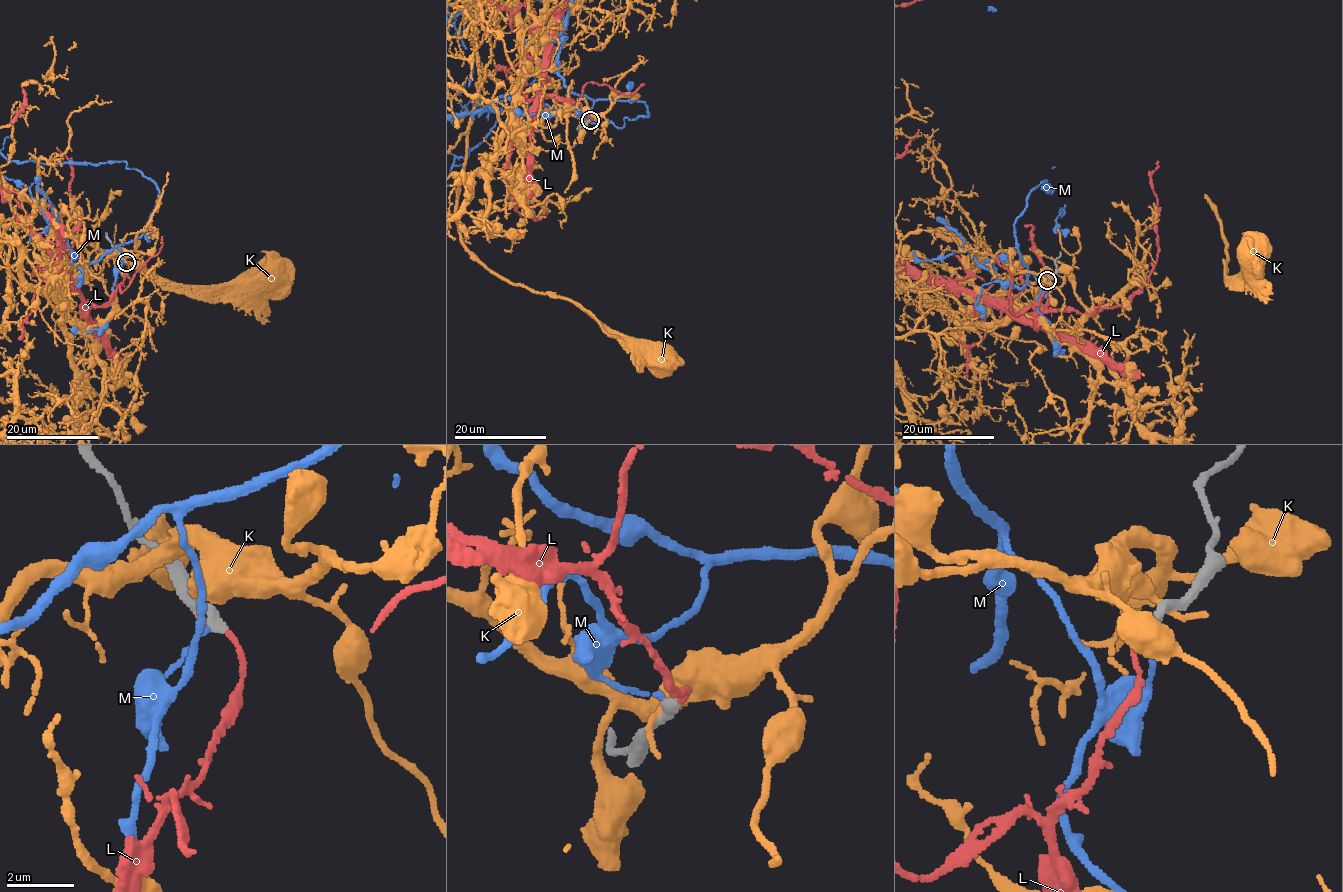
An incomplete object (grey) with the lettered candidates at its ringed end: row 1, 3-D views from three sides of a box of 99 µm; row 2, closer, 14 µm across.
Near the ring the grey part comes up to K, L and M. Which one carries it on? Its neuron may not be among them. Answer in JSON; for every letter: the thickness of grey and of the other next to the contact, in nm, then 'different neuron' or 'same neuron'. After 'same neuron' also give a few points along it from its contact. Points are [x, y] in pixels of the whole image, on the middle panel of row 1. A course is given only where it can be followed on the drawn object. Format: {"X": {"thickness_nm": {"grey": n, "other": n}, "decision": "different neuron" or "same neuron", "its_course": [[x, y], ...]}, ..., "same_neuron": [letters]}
{"K": {"thickness_nm": {"grey": 400, "other": 240}, "decision": "different neuron"}, "L": {"thickness_nm": {"grey": 300, "other": 130}, "decision": "same neuron"}, "M": {"thickness_nm": {"grey": 340, "other": 120}, "decision": "different neuron"}, "same_neuron": ["L"]}

